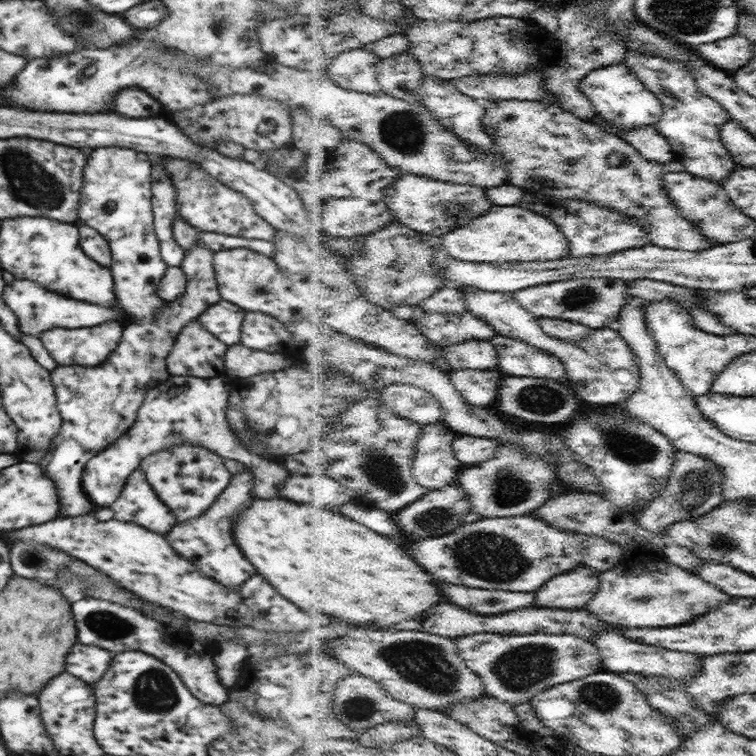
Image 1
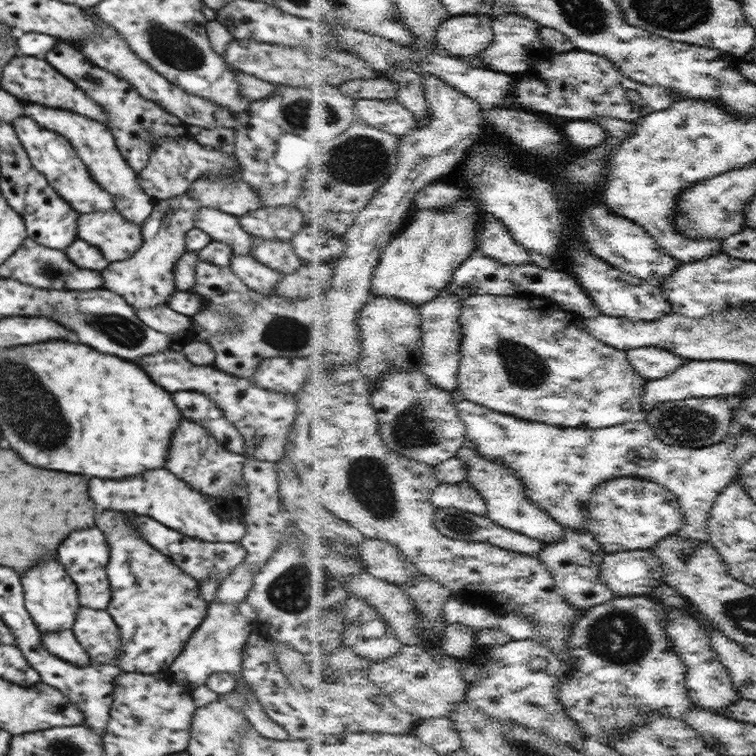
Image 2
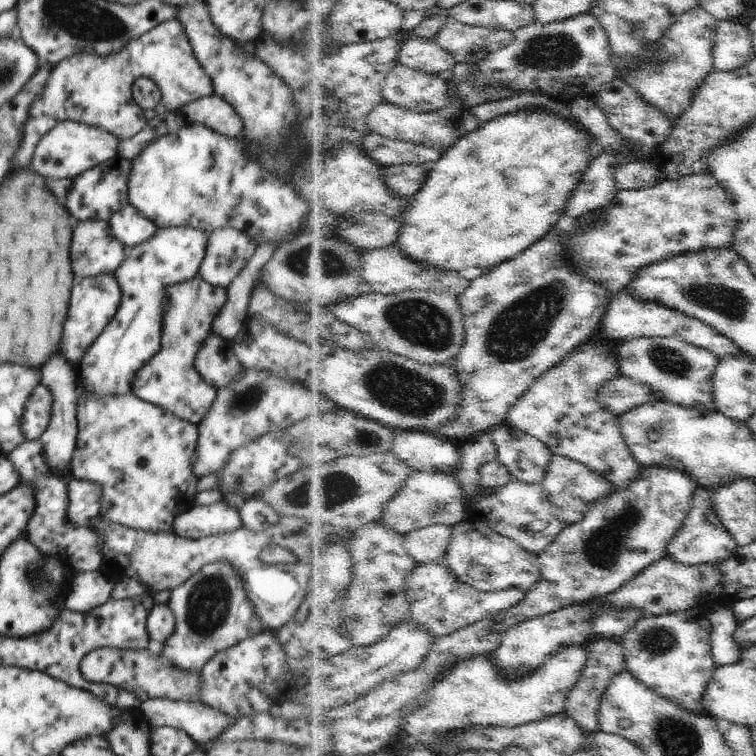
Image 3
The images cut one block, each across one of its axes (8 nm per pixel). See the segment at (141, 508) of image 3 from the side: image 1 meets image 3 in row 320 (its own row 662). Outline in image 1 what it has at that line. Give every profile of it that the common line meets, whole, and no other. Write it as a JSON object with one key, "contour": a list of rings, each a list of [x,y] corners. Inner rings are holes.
{"contour":[[[74,644],[66,658],[66,670],[86,684],[93,685],[109,669],[114,655],[98,646],[86,648],[84,644]]]}

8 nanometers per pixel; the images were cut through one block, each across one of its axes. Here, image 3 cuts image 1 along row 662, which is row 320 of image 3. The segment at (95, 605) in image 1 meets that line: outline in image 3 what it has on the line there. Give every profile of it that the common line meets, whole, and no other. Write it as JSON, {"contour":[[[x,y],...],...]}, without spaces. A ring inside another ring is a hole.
{"contour":[[[196,276],[192,280],[170,285],[166,292],[160,351],[134,374],[132,394],[197,426],[214,404],[217,389],[196,372],[194,358],[212,333],[214,318],[226,304],[227,290],[212,286]]]}

